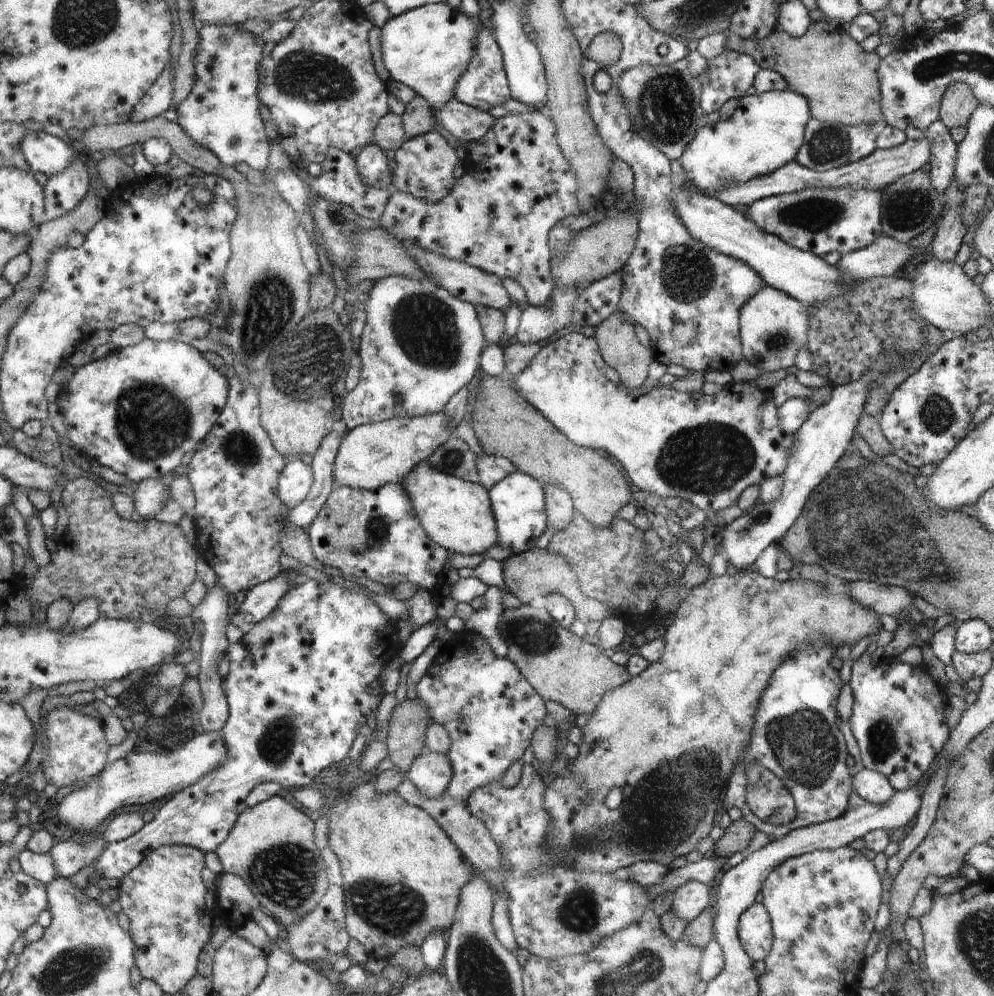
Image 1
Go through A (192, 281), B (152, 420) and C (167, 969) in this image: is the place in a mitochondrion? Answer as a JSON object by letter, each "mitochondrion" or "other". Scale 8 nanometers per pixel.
{"A":"other","B":"mitochondrion","C":"other"}

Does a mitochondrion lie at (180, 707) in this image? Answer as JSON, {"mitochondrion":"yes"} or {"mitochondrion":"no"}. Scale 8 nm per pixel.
{"mitochondrion":"no"}

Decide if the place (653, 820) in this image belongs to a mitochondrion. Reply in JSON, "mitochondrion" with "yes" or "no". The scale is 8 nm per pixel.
{"mitochondrion":"yes"}

